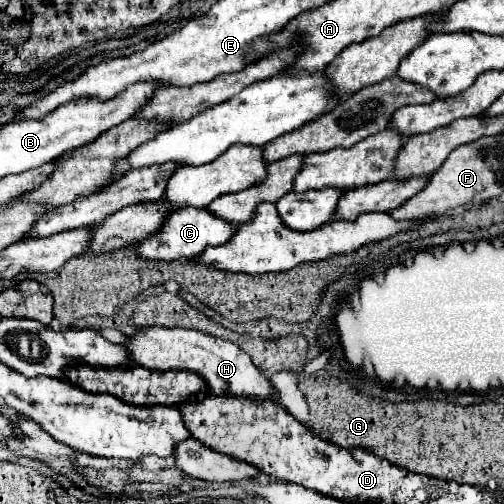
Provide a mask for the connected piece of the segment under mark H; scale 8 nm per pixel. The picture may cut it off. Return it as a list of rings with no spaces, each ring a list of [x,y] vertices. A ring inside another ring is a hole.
[[[149,326],[141,328],[135,336],[129,336],[129,354],[137,366],[149,370],[191,370],[197,372],[209,386],[213,394],[231,394],[241,398],[251,398],[255,402],[263,400],[277,400],[273,384],[267,380],[257,366],[253,366],[251,358],[243,354],[241,348],[235,344],[201,334],[197,330],[185,328],[159,328]]]

